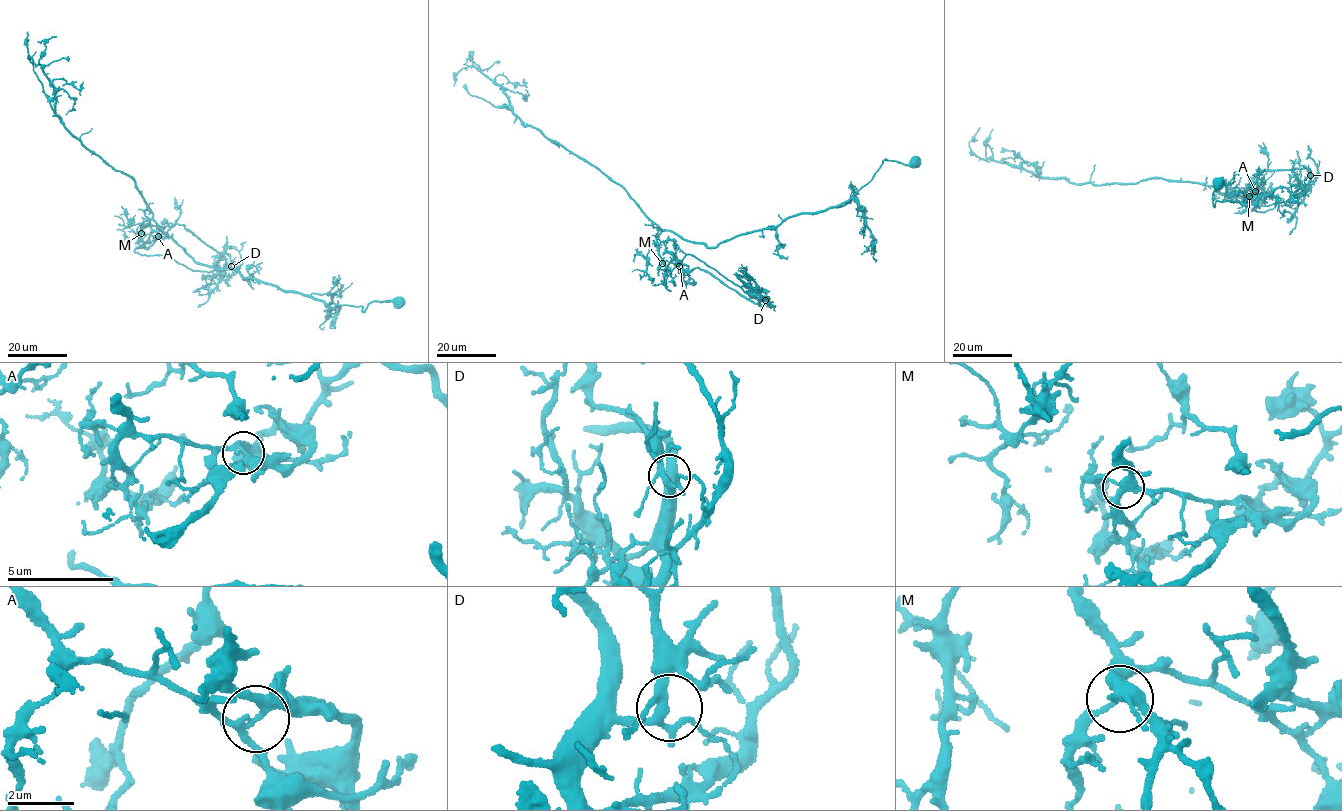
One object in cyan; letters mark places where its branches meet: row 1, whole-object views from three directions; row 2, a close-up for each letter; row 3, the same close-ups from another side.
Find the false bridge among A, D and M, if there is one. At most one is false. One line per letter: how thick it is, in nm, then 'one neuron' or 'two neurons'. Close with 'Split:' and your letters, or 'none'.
A: 240 nm | two neurons
D: 240 nm | one neuron
M: 240 nm | one neuron
Split: A

